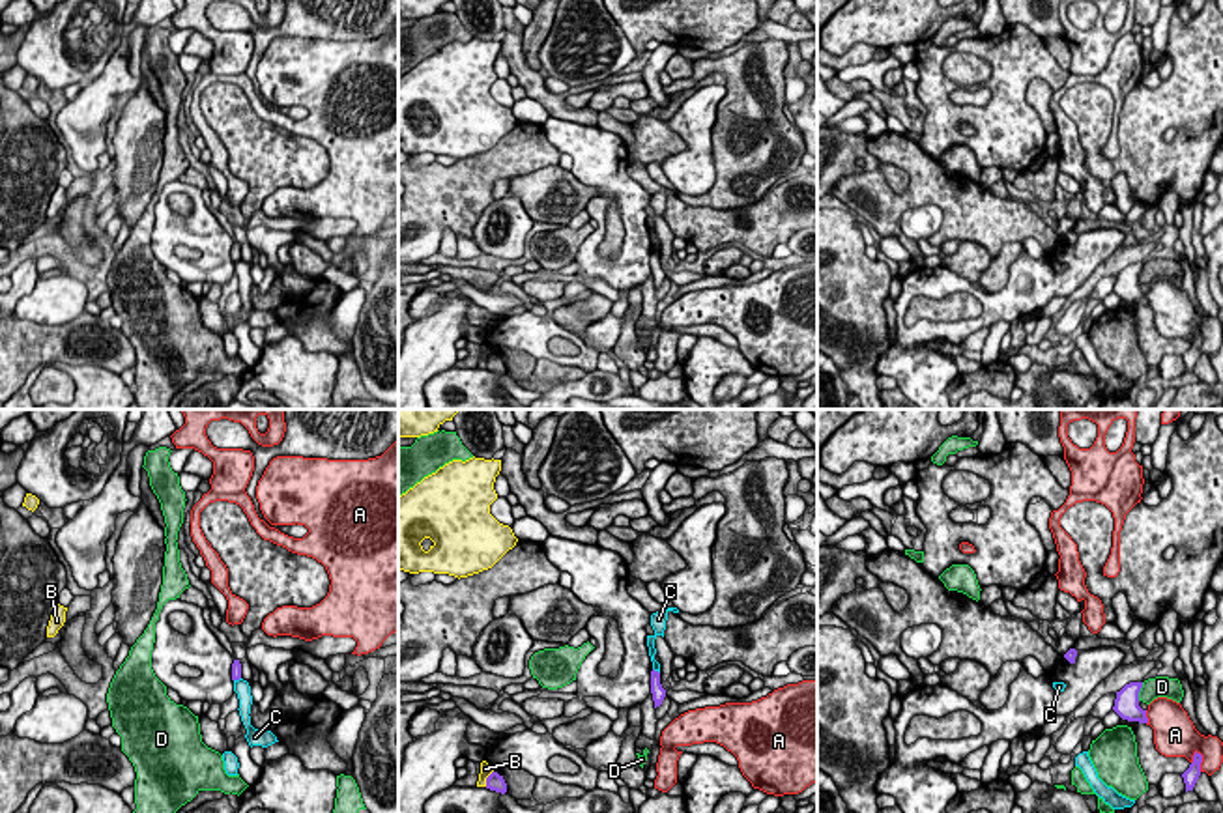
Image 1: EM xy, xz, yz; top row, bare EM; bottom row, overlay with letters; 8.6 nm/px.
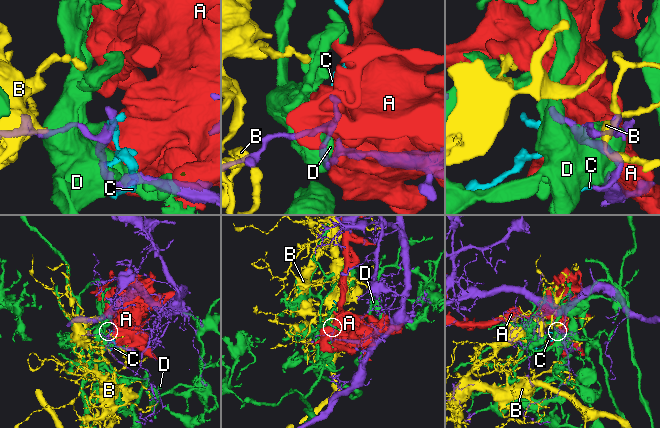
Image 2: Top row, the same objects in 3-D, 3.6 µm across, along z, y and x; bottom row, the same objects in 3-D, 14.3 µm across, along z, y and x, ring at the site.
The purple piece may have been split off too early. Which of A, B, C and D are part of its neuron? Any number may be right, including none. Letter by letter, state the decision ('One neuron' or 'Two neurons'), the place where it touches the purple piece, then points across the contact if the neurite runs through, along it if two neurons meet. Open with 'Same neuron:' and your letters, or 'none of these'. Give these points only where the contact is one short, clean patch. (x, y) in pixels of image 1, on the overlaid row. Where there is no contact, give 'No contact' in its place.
Same neuron: C
A: Two neurons. Touches purple at yz (1201, 761)
B: Two neurons. Touches purple at xz (487, 778)
C: One neuron. Touches purple at xz (657, 671)
D: Two neurons. Touches purple at yz (1139, 690)

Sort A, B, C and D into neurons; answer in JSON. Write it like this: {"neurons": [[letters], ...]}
{"neurons": [["A"], ["B"], ["C"], ["D"]]}

